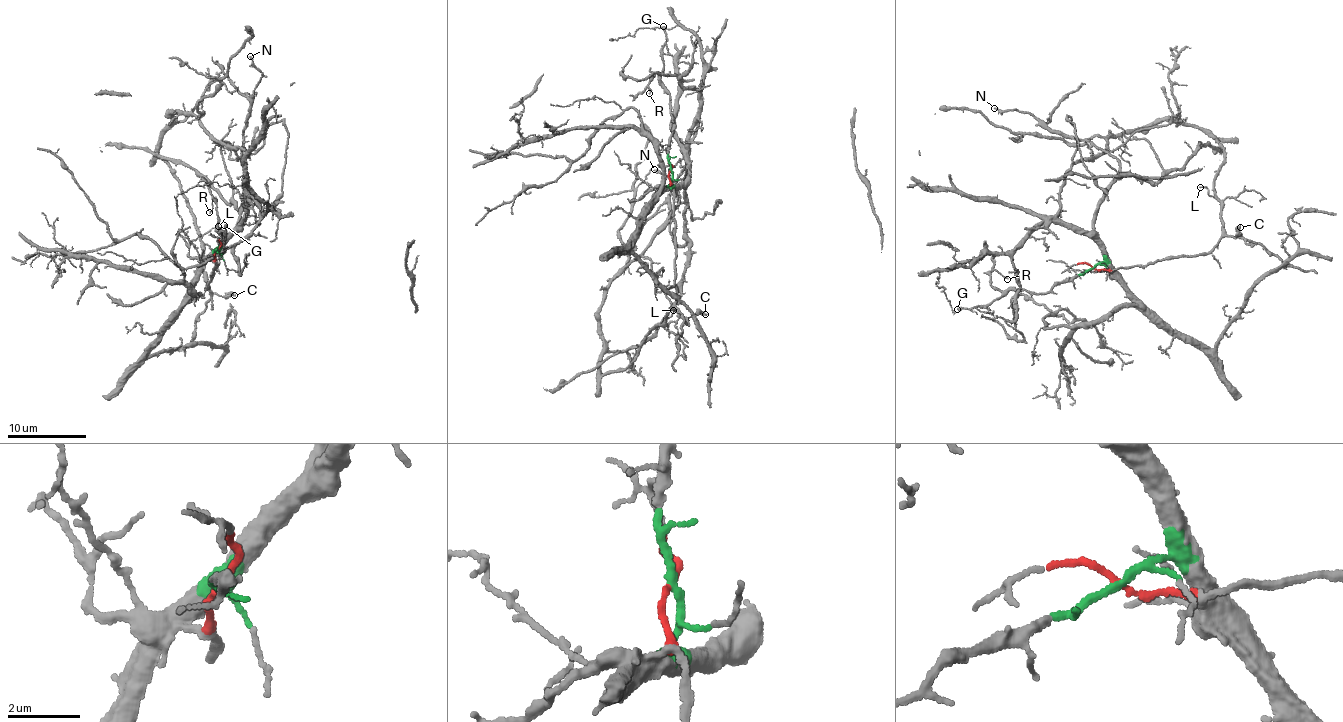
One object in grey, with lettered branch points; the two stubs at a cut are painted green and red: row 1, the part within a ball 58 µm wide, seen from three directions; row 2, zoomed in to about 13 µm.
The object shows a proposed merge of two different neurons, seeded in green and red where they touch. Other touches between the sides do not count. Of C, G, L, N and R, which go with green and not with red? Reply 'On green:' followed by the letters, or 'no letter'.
On green: G, N, R

